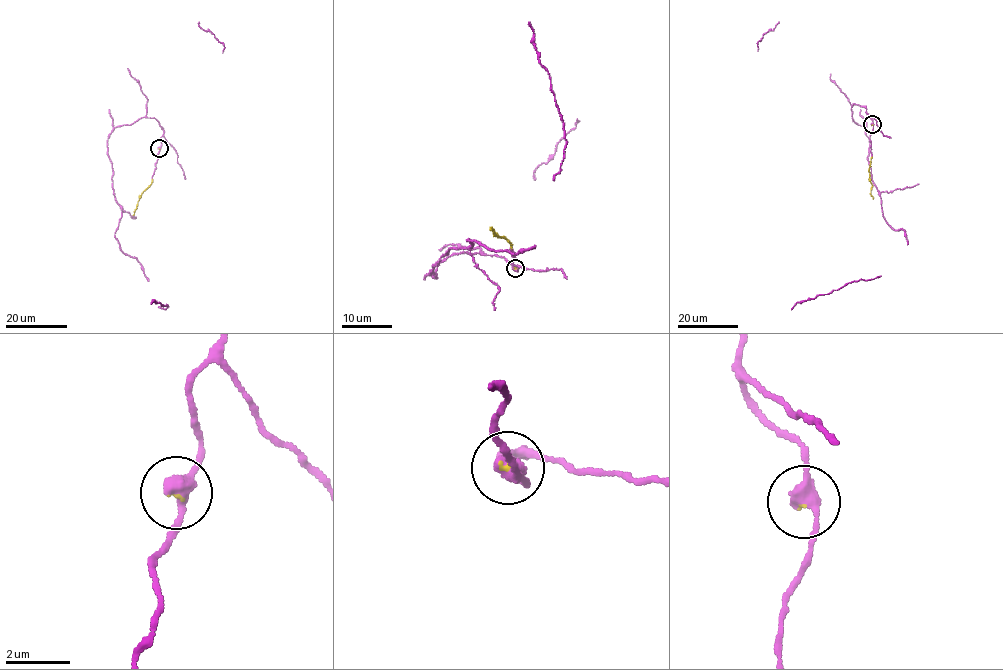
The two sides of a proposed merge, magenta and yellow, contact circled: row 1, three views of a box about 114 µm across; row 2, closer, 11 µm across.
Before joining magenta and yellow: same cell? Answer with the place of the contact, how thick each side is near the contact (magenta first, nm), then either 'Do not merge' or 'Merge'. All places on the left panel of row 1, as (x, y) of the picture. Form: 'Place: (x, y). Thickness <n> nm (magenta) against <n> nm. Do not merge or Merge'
Place: (159, 148). Thickness 400 nm (magenta) against 80 nm. Merge

